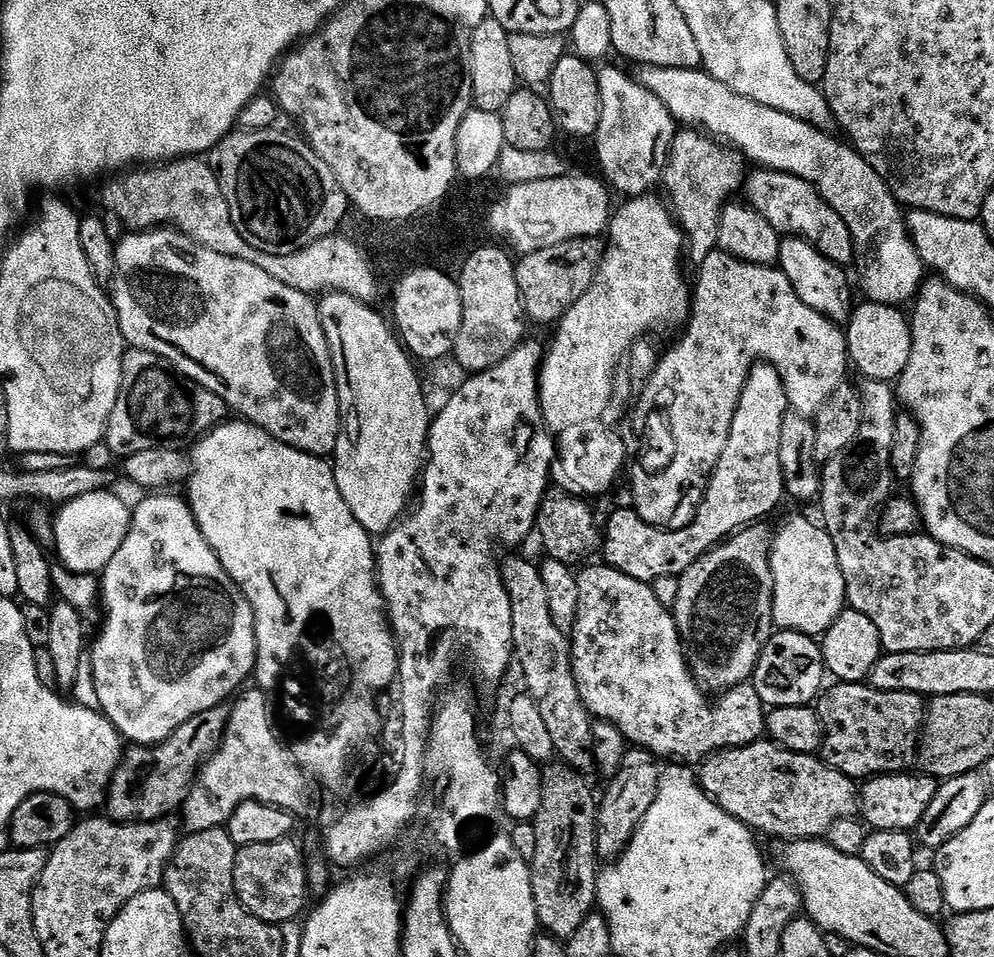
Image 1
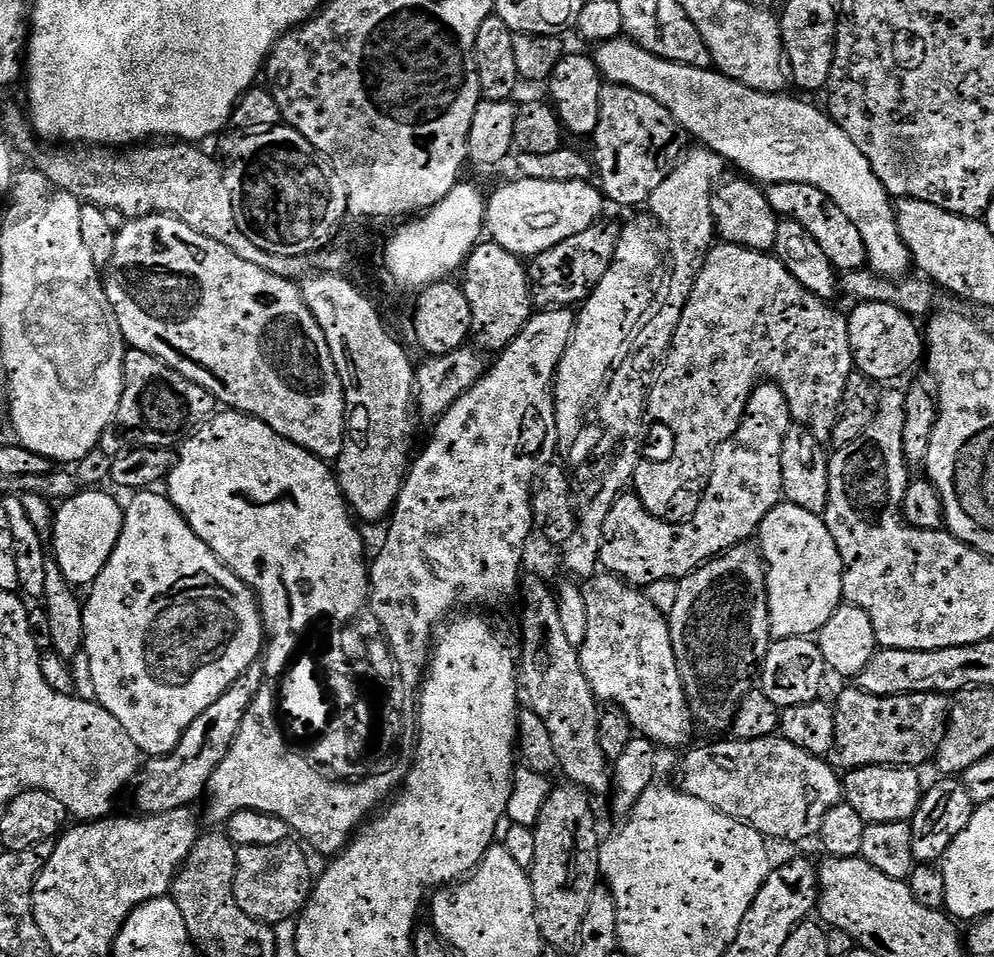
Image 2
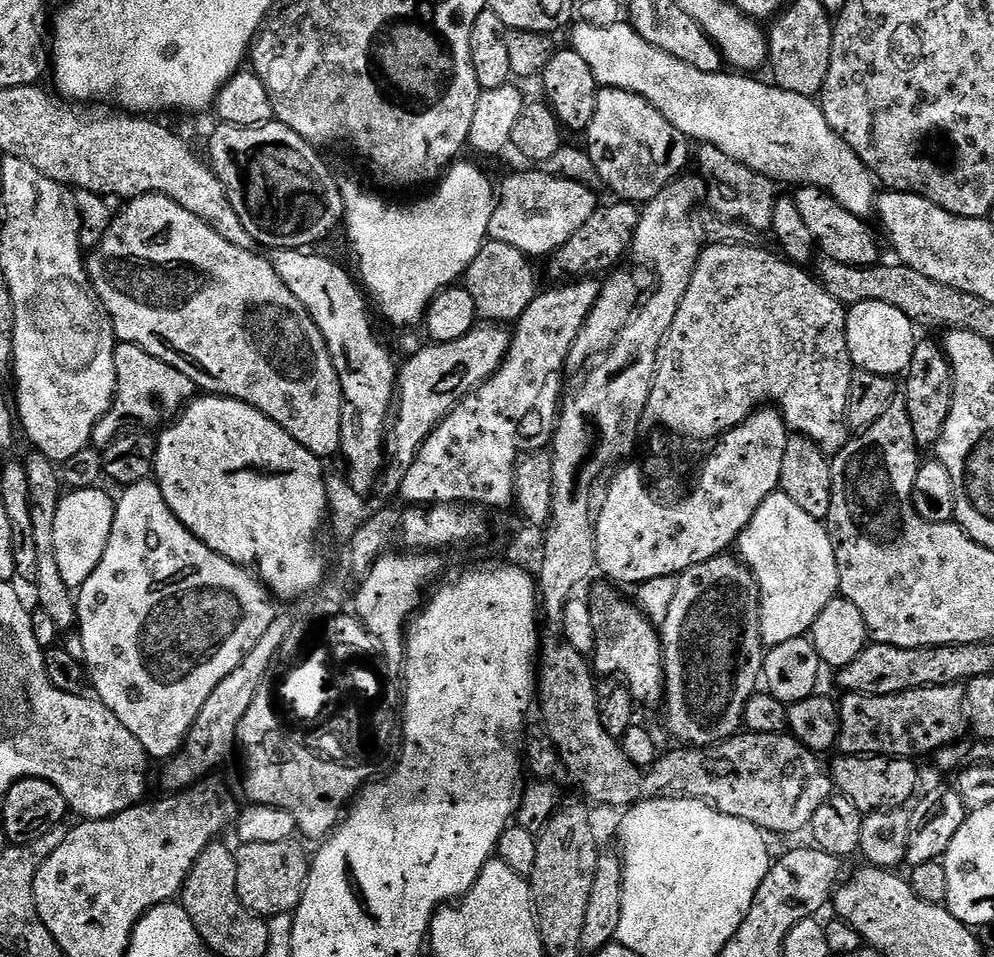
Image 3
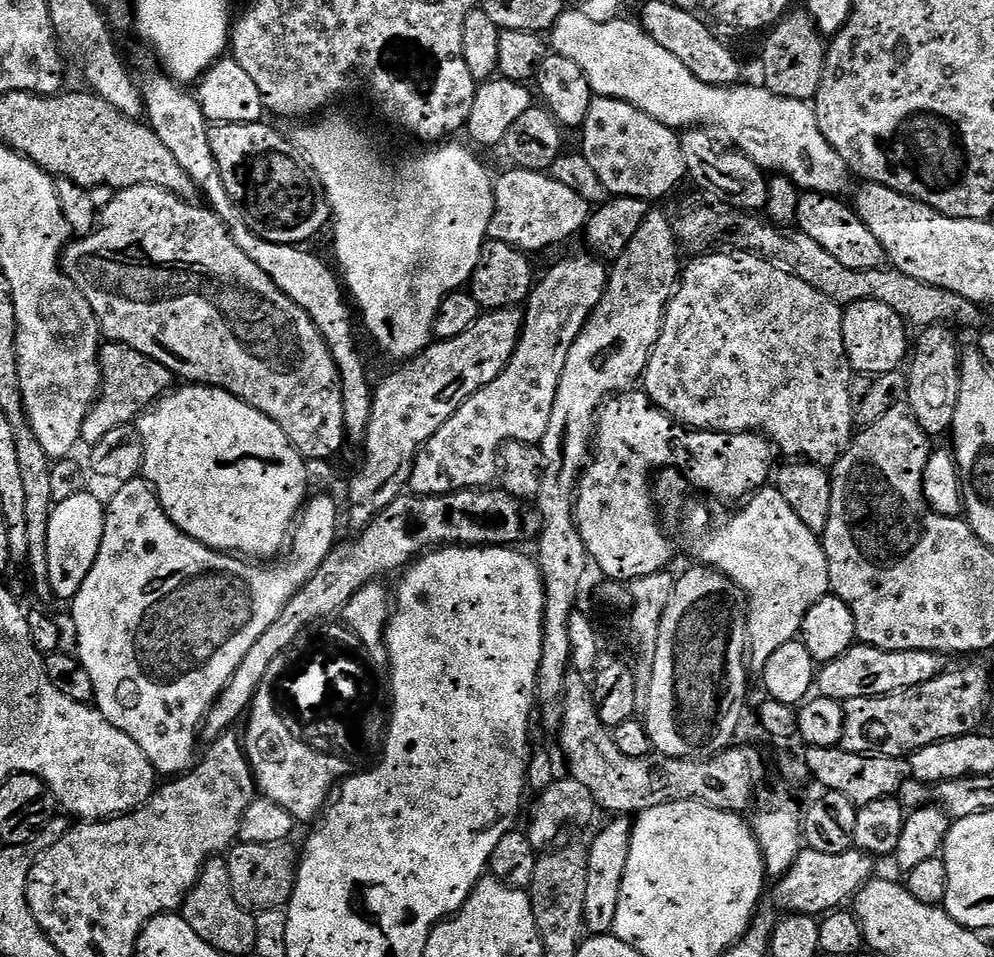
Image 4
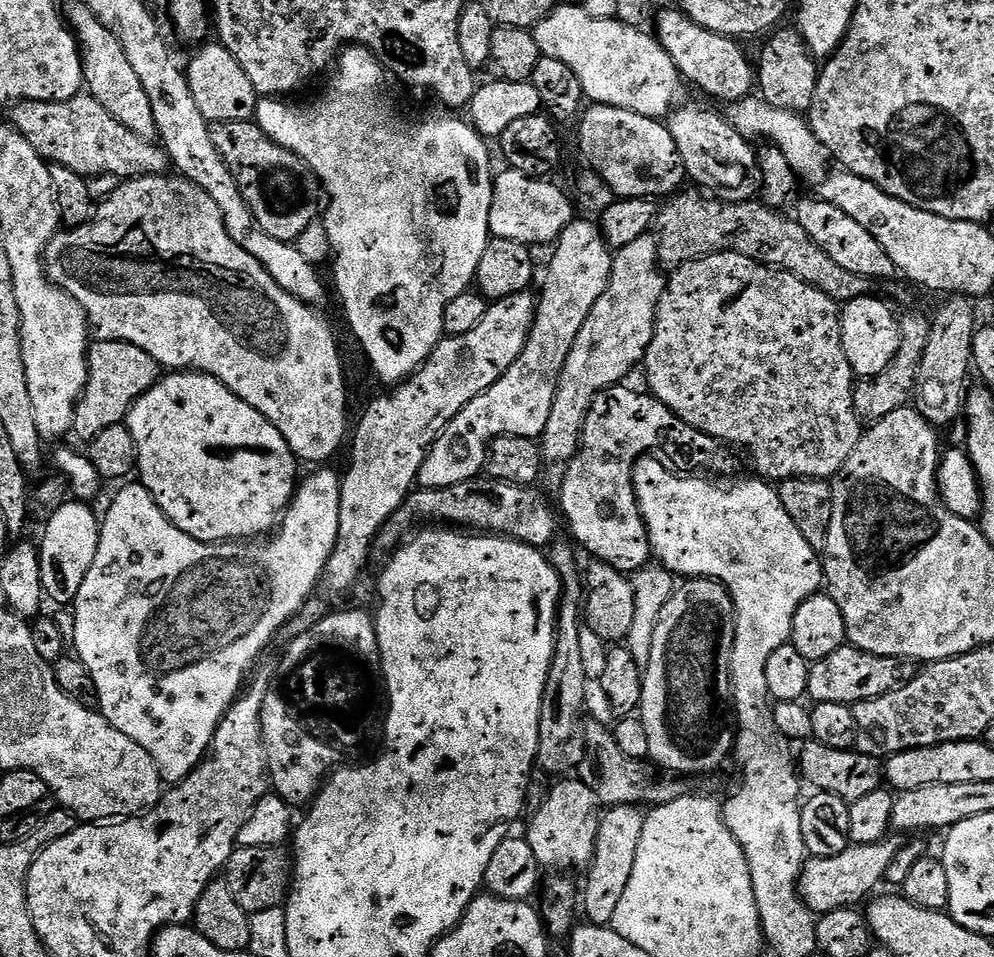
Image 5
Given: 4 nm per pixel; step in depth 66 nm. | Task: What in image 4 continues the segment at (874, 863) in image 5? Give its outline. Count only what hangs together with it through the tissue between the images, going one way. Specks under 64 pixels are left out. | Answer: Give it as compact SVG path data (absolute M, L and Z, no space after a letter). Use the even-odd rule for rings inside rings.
M805 847L796 855L796 861L777 880L776 904L784 914L803 914L815 917L816 912L827 914L855 898L860 889L873 879L873 857L851 850L840 854L824 854Z

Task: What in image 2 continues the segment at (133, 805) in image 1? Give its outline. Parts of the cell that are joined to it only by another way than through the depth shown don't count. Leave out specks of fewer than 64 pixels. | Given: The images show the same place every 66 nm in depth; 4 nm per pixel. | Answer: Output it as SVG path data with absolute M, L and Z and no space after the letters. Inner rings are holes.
M233 686L223 692L206 711L194 718L192 725L184 731L184 737L178 742L174 751L167 756L149 759L143 765L138 779L135 781L136 804L141 813L165 812L195 805L200 795L205 795L214 770L226 758L230 746L238 734L239 724L246 714L249 693L244 693L240 686Z

